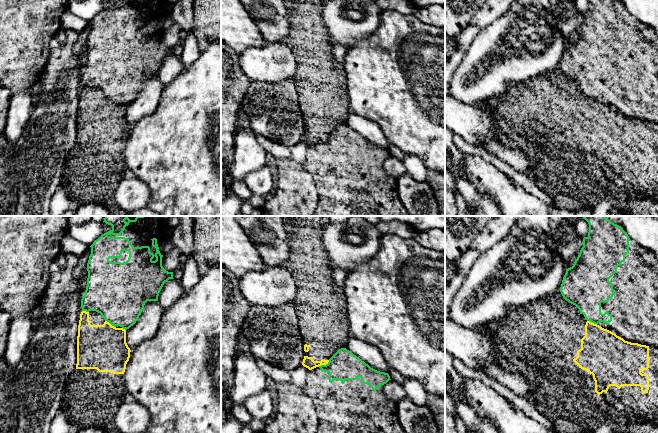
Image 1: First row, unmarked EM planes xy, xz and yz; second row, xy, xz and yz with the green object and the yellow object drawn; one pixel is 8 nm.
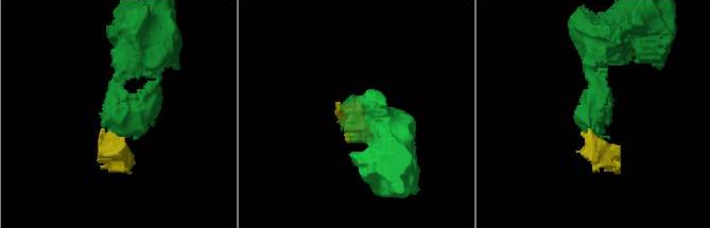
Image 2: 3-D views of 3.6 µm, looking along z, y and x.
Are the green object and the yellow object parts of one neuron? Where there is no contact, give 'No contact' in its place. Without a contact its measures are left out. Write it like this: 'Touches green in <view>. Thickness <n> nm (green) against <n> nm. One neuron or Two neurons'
Touches green in xz. Thickness 240 nm (green) against 90 nm. Two neurons

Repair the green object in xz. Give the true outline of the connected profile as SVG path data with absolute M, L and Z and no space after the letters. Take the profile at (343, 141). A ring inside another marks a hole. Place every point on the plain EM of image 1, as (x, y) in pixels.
M346 124L339 125L326 141L309 146L303 167L311 174L318 192L318 206L313 216L411 216L397 191L397 179L384 170L388 149L377 147Z

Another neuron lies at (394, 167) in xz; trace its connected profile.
M389 156L386 160L384 160L383 166L386 174L396 179L407 173L403 160L399 160L393 156Z

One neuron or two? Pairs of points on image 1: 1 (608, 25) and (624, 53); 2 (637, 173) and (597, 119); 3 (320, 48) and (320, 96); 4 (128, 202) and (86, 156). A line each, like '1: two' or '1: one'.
1: one
2: one
3: one
4: two

